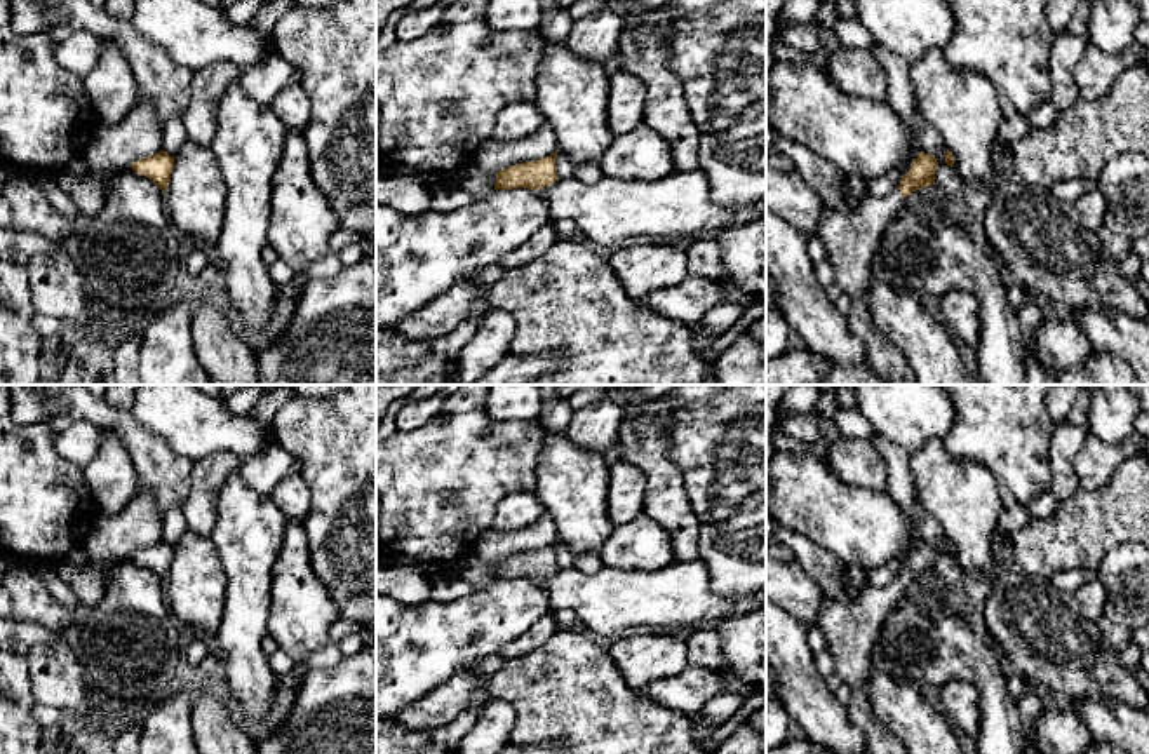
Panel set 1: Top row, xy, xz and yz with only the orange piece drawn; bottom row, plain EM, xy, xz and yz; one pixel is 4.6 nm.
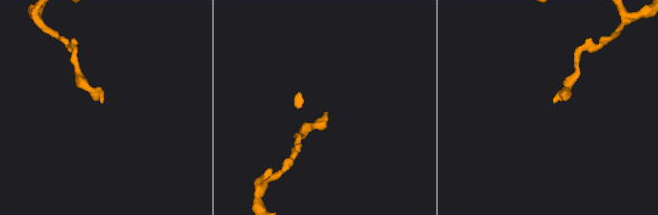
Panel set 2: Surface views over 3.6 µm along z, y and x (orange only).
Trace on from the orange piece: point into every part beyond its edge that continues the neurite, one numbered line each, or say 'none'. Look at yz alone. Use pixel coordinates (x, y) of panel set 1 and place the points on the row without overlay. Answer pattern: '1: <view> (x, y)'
1: yz (852, 629)

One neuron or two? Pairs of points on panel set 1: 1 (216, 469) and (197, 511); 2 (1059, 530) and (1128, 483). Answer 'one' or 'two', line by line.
1: one
2: one

